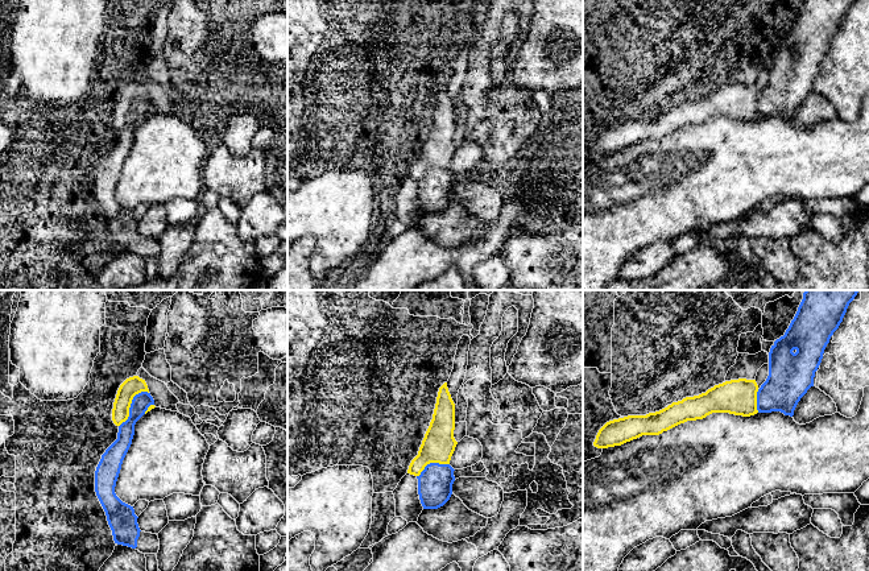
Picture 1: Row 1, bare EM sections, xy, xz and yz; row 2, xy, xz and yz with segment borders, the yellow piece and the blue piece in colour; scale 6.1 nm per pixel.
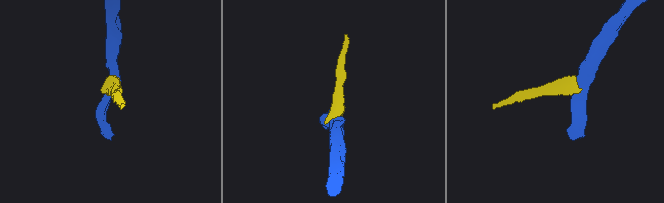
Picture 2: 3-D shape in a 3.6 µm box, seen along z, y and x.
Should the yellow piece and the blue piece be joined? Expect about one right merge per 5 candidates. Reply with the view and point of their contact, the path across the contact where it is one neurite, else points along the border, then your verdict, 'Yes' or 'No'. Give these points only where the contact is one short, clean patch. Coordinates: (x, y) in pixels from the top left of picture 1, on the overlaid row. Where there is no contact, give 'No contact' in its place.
Touches yellow at xy (129, 405). Boundary: xy (147, 390), (141, 390), (133, 397), (129, 416), (119, 426). No

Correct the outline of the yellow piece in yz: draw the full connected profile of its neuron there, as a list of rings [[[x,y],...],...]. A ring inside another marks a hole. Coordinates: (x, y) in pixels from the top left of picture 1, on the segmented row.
[[[756,380],[725,381],[705,393],[673,402],[659,411],[609,421],[599,430],[593,446],[608,448],[642,435],[659,435],[680,423],[703,419],[712,413],[750,417],[758,413],[757,392]]]

